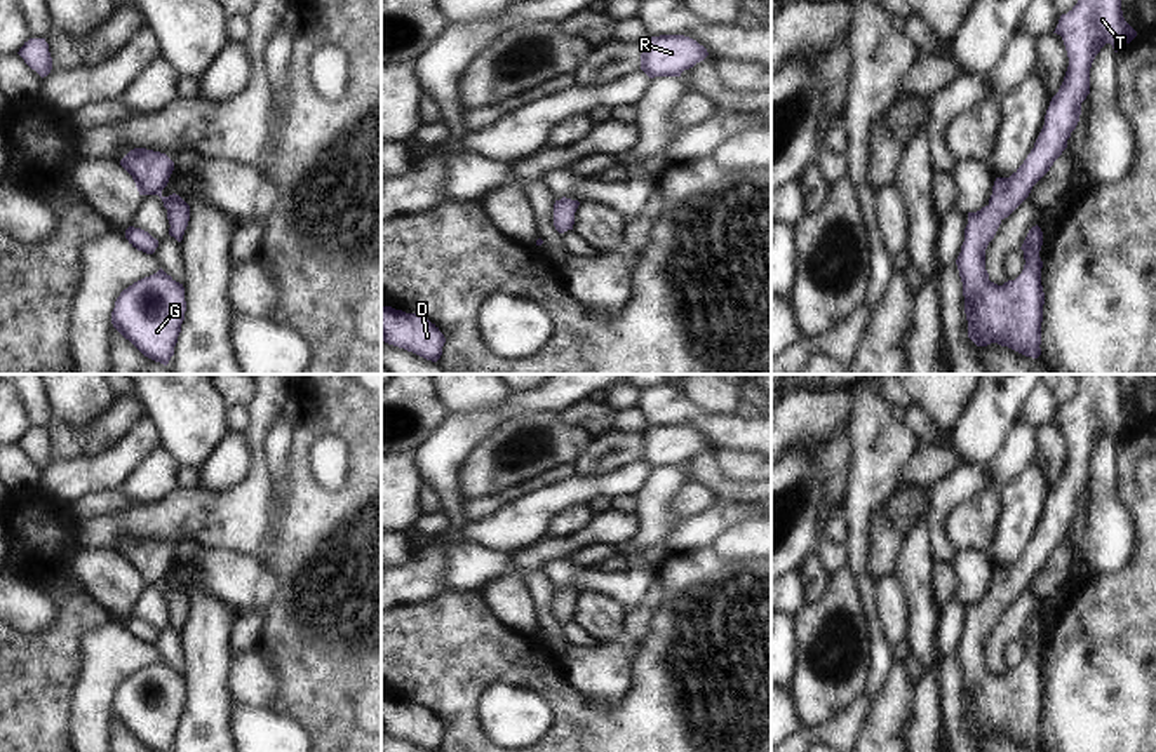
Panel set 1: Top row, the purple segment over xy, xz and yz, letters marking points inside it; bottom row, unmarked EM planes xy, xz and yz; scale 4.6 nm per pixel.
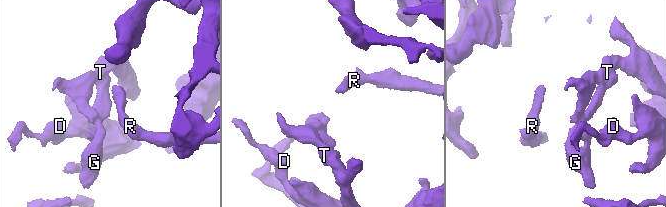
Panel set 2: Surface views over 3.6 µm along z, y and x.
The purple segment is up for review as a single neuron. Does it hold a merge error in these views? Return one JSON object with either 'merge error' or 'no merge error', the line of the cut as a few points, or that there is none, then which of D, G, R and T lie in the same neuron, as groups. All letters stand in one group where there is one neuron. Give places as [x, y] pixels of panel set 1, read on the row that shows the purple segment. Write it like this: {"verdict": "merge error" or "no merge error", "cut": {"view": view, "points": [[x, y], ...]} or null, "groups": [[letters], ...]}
{"verdict": "no merge error", "cut": null, "groups": [["D", "G", "R", "T"]]}

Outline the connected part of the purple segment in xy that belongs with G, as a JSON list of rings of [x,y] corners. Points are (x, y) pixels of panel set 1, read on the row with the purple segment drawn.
[[[162,268],[120,292],[113,327],[144,357],[169,364],[185,320],[185,287]]]

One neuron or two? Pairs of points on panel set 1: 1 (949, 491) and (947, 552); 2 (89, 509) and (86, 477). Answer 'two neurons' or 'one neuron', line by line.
1: one neuron
2: two neurons

